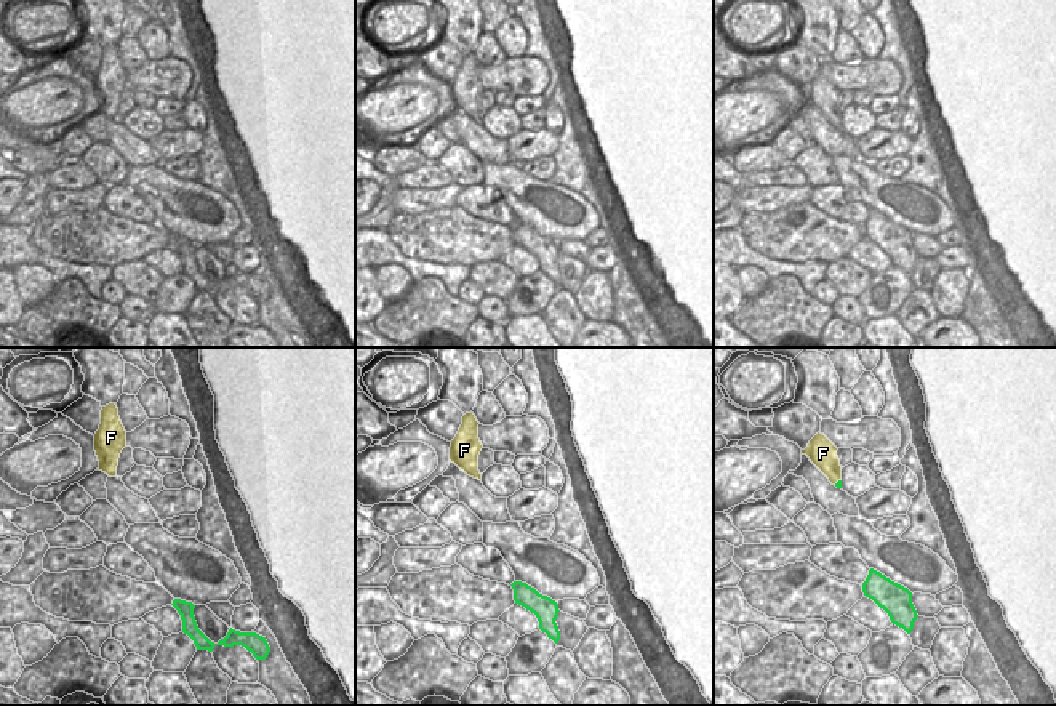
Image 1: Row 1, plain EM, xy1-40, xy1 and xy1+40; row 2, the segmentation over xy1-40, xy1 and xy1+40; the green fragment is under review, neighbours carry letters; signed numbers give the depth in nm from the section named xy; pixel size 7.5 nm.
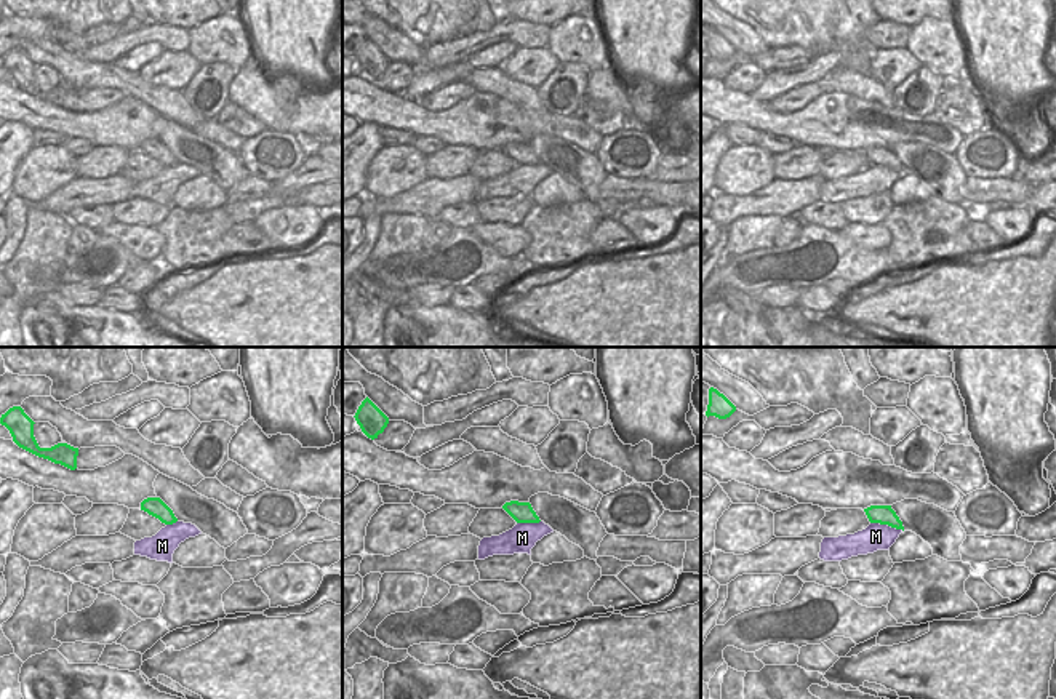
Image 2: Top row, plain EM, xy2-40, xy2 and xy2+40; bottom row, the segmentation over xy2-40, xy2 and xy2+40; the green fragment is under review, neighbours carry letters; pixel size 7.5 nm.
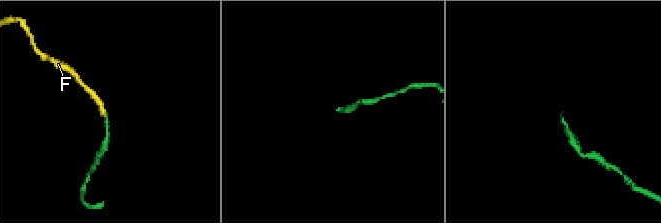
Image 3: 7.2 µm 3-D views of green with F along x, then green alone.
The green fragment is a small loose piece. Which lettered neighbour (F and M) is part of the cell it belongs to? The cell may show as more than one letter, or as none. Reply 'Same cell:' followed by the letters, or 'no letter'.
Same cell: F

